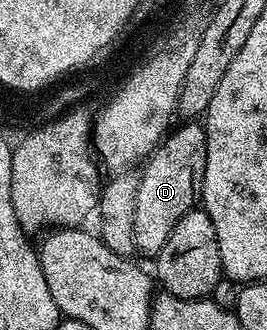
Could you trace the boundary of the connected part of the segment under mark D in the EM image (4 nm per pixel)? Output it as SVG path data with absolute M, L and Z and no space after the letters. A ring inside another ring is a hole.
M189 120L165 135L160 146L149 155L140 175L135 201L134 248L138 255L156 256L167 244L175 224L198 205L207 164L207 136L204 125Z

